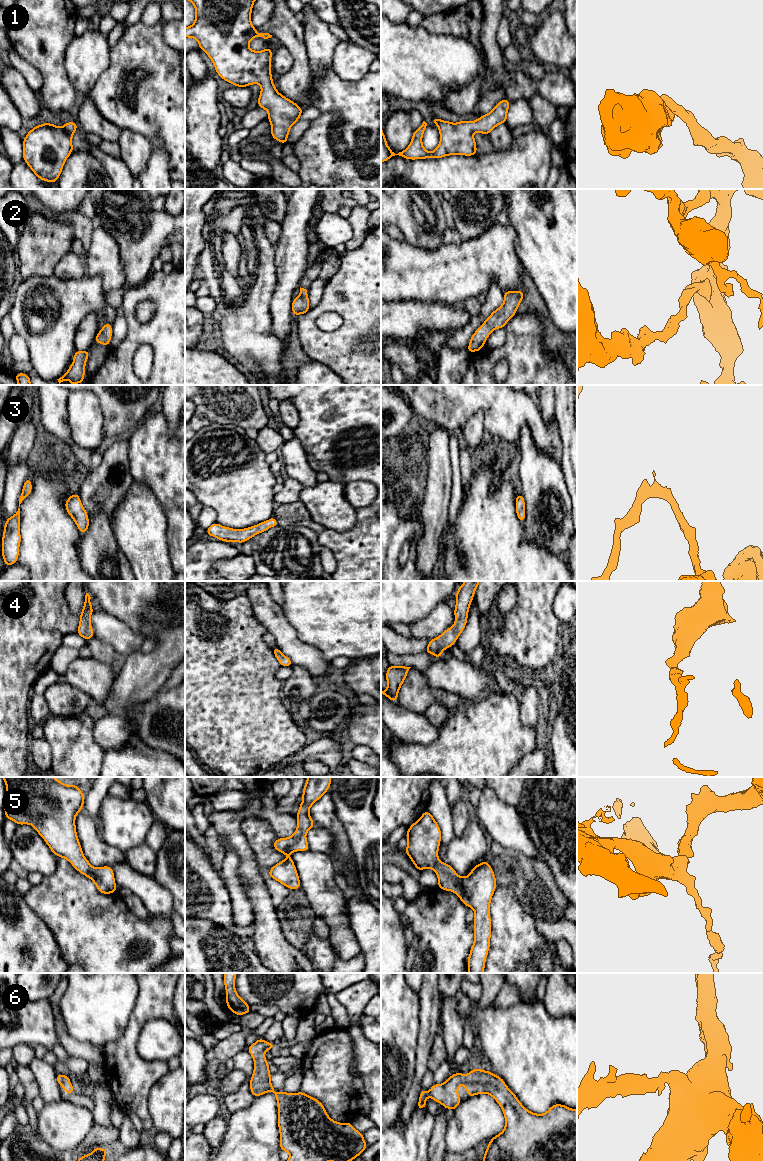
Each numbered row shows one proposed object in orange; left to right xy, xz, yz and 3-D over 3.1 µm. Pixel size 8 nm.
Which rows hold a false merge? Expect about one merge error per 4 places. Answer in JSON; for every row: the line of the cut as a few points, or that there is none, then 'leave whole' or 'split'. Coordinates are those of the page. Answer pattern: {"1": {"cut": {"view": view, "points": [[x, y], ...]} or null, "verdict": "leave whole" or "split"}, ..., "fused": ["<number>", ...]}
{"1": {"cut": null, "verdict": "leave whole"}, "2": {"cut": null, "verdict": "leave whole"}, "3": {"cut": null, "verdict": "leave whole"}, "4": {"cut": null, "verdict": "leave whole"}, "5": {"cut": null, "verdict": "leave whole"}, "6": {"cut": null, "verdict": "leave whole"}, "fused": []}

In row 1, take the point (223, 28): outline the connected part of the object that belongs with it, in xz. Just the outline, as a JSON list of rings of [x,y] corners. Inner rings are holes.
[[[189,0],[195,6],[195,22],[185,28],[185,37],[198,41],[199,49],[211,59],[214,68],[223,80],[236,87],[247,87],[260,84],[258,107],[268,111],[271,124],[271,136],[287,143],[288,134],[295,122],[300,119],[303,108],[280,94],[273,84],[271,68],[272,50],[268,47],[262,51],[249,48],[250,41],[255,37],[271,38],[269,33],[257,33],[251,23],[251,12],[255,0]]]

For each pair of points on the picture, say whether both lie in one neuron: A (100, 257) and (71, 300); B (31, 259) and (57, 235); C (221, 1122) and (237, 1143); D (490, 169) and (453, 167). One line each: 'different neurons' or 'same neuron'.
A: different neurons
B: same neuron
C: different neurons
D: same neuron

